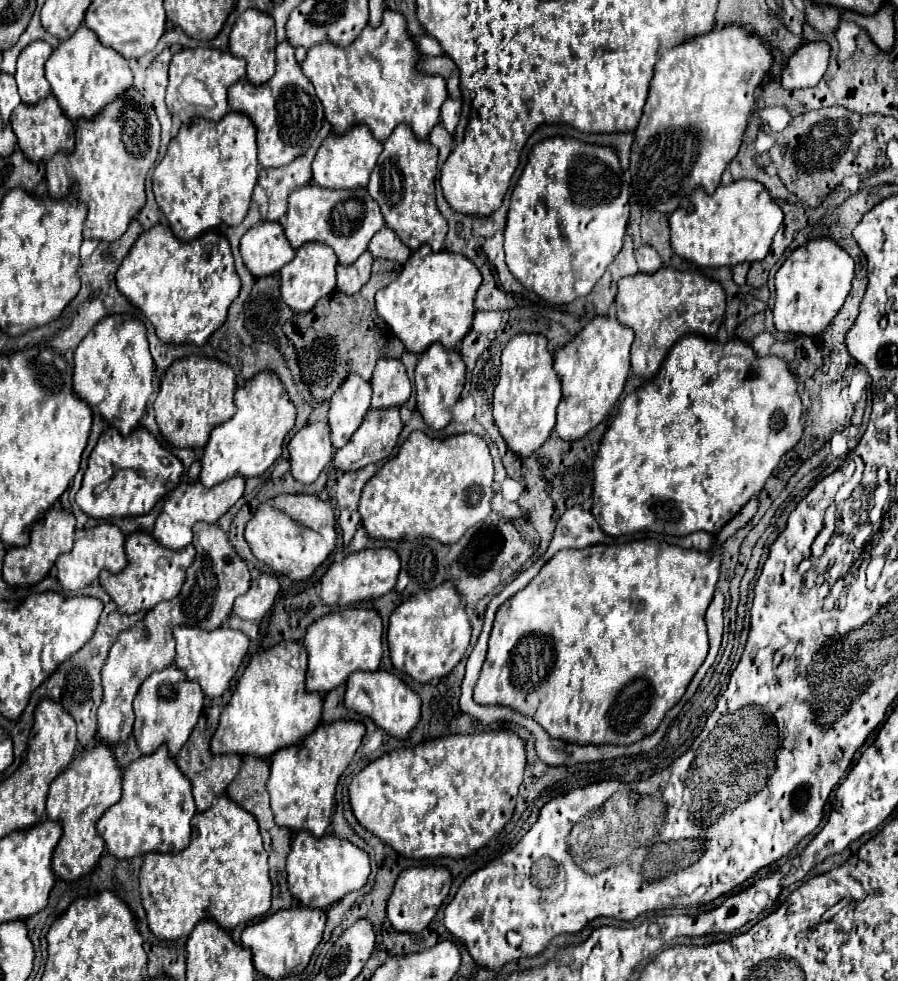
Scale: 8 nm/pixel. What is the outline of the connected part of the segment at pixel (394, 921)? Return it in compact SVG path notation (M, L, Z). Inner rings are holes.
M443 866L407 868L399 874L393 894L387 902L387 918L397 932L421 932L435 918L439 906L447 898L451 888L451 874Z

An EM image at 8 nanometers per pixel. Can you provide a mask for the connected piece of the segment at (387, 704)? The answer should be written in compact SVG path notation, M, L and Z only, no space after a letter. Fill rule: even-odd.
M383 668L377 672L353 672L353 676L347 680L343 704L347 710L369 716L379 728L395 738L407 738L409 732L417 726L421 714L421 698L397 674L391 674Z

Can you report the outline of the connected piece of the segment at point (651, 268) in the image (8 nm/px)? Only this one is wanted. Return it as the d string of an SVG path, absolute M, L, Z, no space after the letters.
M639 246L635 250L635 258L637 258L637 264L639 264L641 272L653 274L653 272L657 272L661 268L661 258L651 246Z

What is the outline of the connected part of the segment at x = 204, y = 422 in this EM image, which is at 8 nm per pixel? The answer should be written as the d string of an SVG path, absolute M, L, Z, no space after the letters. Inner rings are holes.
M189 356L173 362L163 380L155 400L155 418L163 438L179 448L201 450L215 426L227 422L235 414L235 372L231 366L205 356Z

